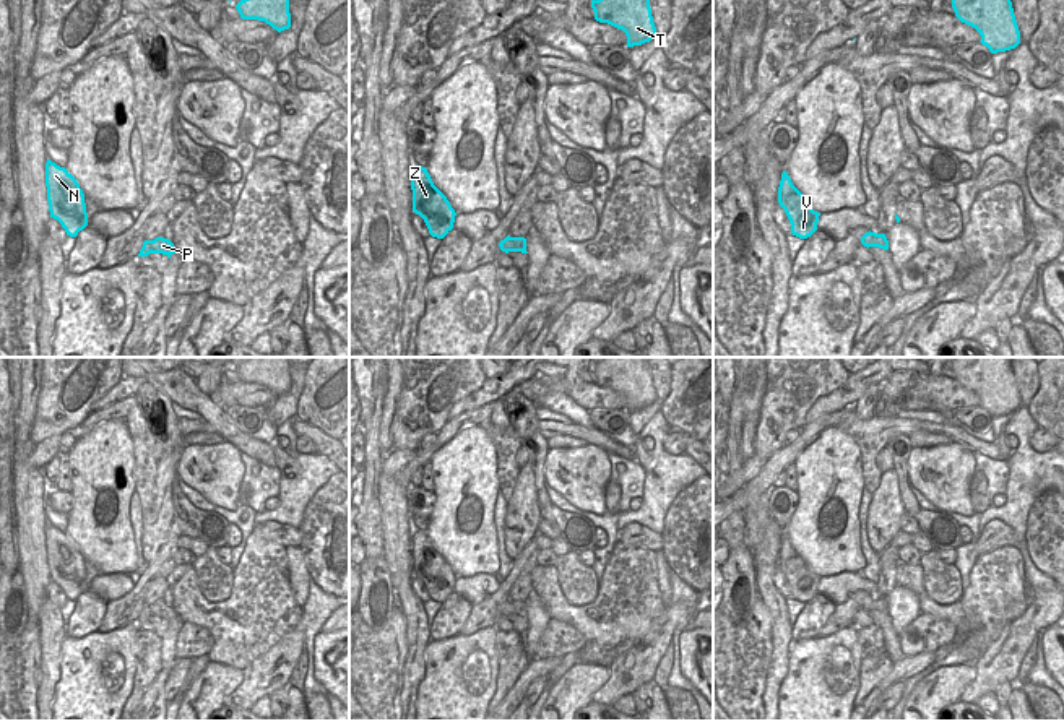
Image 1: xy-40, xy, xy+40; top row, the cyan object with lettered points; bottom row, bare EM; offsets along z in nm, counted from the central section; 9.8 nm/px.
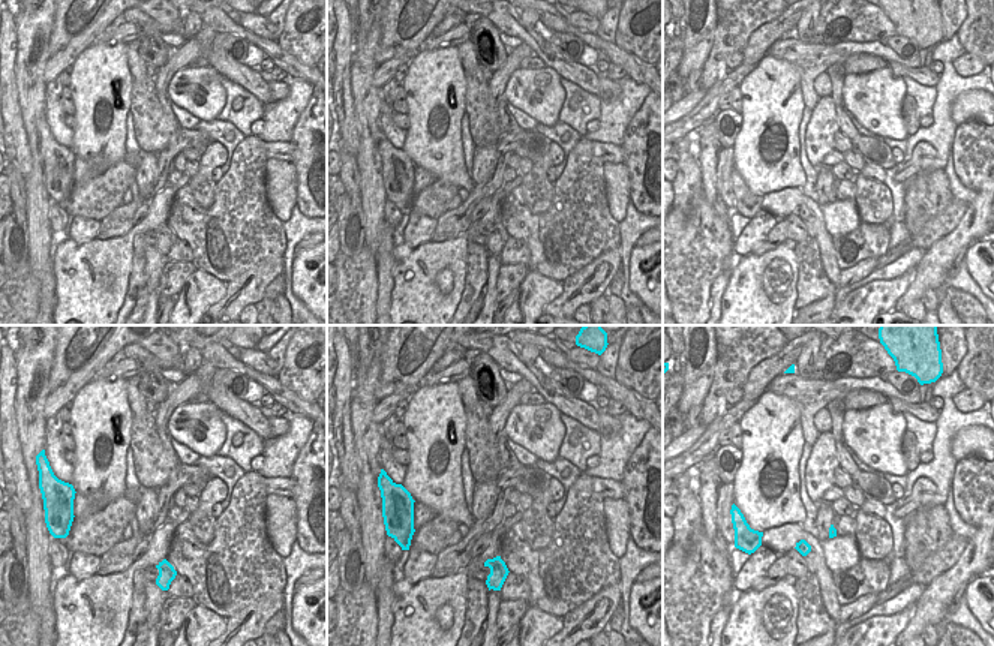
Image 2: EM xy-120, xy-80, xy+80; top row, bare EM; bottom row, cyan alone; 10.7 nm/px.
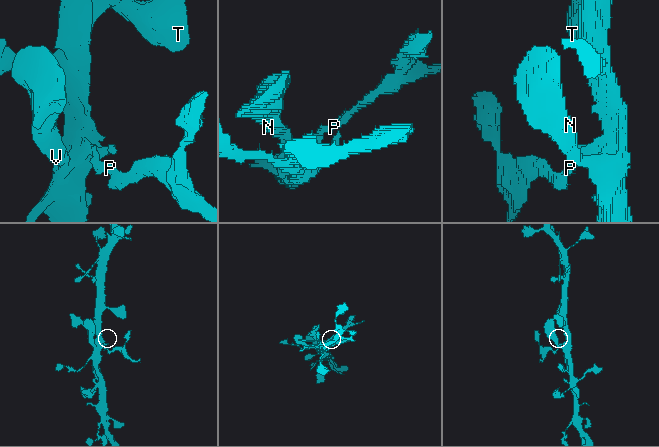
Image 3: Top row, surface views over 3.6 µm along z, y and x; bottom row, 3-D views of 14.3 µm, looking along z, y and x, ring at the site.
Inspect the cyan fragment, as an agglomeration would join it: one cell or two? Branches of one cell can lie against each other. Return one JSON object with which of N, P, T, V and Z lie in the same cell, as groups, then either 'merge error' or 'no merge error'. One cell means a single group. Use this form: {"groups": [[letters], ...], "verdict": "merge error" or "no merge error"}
{"groups": [["N", "T", "V", "Z"], ["P"]], "verdict": "merge error"}

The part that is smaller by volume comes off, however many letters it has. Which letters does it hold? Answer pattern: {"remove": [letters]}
{"remove": ["P"]}

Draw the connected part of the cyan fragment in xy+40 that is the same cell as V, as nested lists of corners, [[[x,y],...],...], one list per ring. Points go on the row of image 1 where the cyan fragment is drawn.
[[[783,171],[778,187],[778,203],[785,209],[791,234],[799,239],[807,239],[817,231],[820,213],[814,211],[802,193],[793,185],[788,172]]]

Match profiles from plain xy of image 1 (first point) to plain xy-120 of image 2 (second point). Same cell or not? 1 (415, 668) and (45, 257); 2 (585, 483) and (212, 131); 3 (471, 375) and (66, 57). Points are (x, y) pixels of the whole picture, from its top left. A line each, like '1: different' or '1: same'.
1: different
2: different
3: different

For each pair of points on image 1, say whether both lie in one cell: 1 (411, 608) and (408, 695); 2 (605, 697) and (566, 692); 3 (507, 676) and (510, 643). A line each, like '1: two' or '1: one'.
1: one
2: two
3: one

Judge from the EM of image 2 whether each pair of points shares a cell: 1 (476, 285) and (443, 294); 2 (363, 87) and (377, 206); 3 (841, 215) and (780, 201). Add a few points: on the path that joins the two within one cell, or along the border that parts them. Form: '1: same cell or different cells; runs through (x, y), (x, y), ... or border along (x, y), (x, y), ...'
1: different cells; border along (467, 254), (465, 288), (455, 309)
2: same cell; runs through (366, 117), (371, 176)
3: different cells; border along (820, 207), (825, 228), (832, 237)

